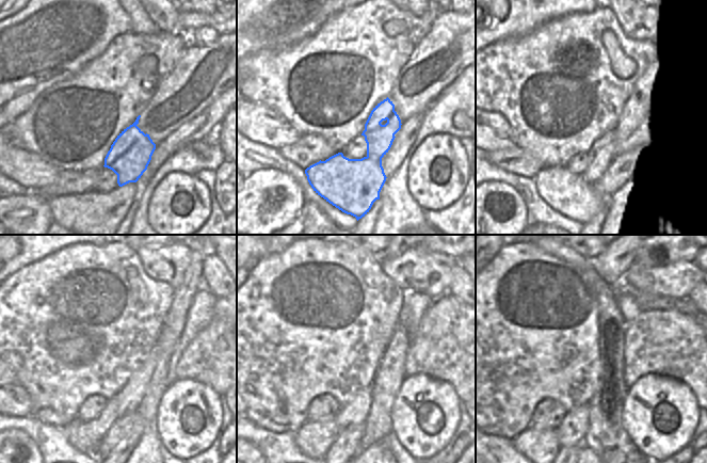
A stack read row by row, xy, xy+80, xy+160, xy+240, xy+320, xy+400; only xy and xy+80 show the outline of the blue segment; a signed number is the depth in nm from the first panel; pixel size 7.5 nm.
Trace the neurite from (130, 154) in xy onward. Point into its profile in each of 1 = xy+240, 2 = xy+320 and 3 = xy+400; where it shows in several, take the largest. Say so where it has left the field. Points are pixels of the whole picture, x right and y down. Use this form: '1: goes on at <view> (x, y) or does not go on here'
1: goes on at xy+240 (84, 435)
2: goes on at xy+320 (314, 438)
3: goes on at xy+400 (541, 447)

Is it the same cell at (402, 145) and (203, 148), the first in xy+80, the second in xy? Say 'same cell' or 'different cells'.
different cells

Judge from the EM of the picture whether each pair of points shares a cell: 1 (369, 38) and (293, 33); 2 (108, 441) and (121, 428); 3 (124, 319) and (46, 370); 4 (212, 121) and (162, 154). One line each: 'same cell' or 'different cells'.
1: different cells
2: same cell
3: same cell
4: same cell

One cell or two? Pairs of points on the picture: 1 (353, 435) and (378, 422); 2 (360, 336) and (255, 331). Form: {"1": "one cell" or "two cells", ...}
{"1": "two cells", "2": "one cell"}

